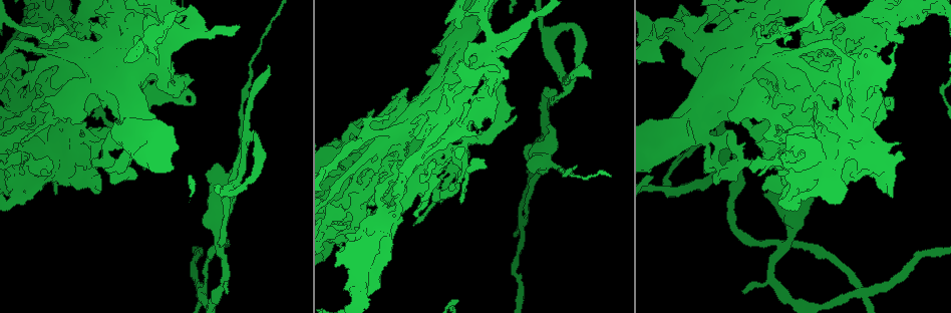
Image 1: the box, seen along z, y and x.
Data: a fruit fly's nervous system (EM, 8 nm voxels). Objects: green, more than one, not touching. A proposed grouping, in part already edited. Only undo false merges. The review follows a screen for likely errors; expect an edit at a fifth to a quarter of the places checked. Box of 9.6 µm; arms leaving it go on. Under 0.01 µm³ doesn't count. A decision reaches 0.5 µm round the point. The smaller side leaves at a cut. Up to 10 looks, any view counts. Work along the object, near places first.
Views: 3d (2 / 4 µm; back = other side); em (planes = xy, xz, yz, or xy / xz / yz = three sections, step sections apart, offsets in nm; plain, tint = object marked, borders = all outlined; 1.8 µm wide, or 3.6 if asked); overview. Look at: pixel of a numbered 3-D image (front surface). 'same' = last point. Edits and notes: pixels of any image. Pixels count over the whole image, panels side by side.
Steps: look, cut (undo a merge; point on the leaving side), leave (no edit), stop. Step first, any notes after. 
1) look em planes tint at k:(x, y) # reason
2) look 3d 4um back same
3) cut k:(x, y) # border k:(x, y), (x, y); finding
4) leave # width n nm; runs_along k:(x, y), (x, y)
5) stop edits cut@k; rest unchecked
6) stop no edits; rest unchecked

look em planes tint at 1:(244, 146) # four-way junction

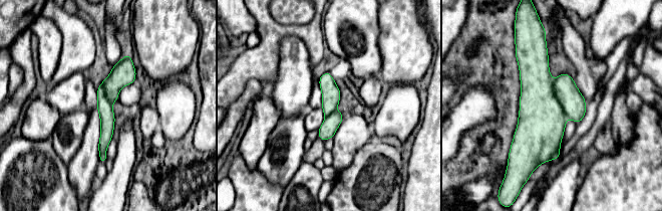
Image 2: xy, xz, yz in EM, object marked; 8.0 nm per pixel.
leave # runs_along 2:(126, 57), (106, 94), (102, 157); all the same cell

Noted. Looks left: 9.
look em 3.6um planes tint at 1:(552, 163) # sudden change in width

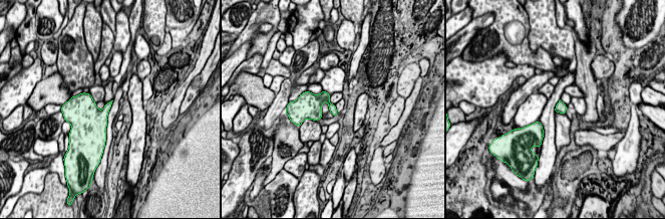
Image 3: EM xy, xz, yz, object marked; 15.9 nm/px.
leave # width 130 nm; all the same cell

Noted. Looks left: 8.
look em xz step 16 borders at 1:(692, 26) # abrupt turn

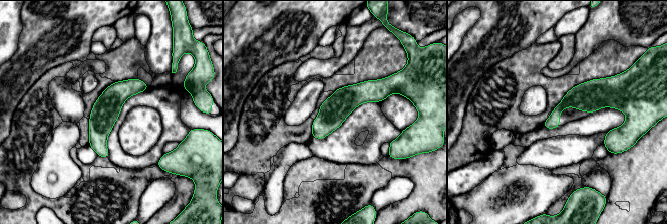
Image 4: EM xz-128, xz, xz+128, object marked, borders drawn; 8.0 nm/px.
leave # runs_along 4:(386, 81), (353, 95), (314, 135); one cell here

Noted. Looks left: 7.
look em 3.6um planes tint at 1:(447, 109) # thick turns thin

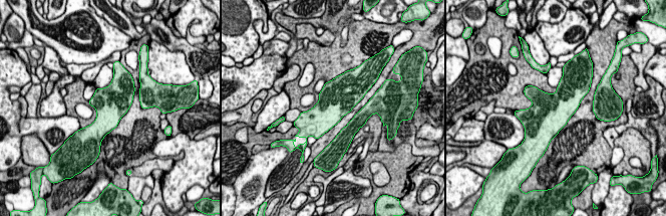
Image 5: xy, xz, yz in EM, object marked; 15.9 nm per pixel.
leave # one cell here

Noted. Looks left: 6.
stop no edits; rest unchecked

